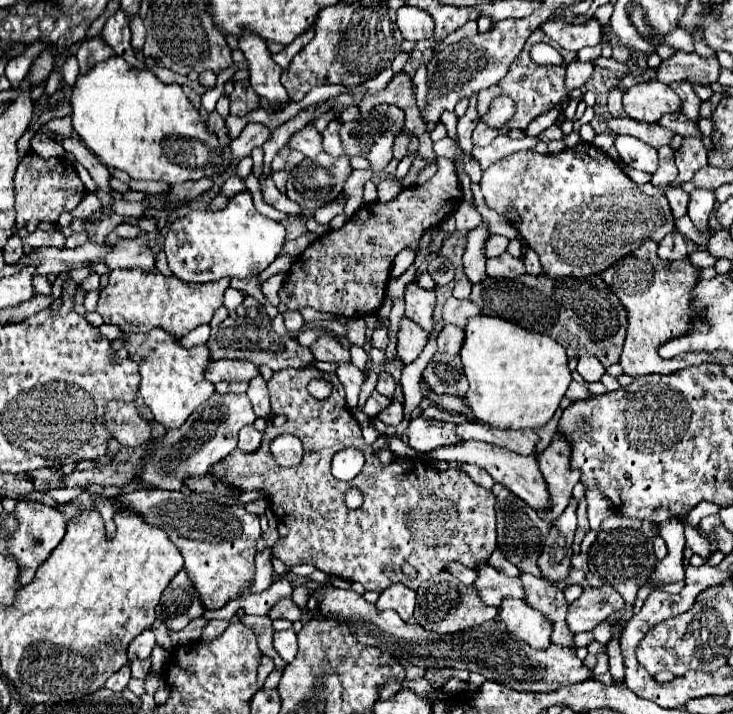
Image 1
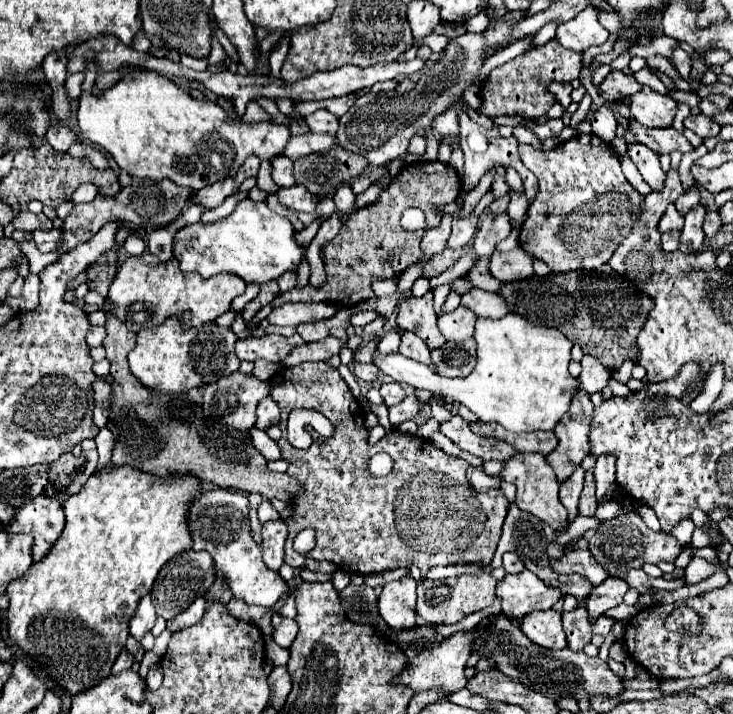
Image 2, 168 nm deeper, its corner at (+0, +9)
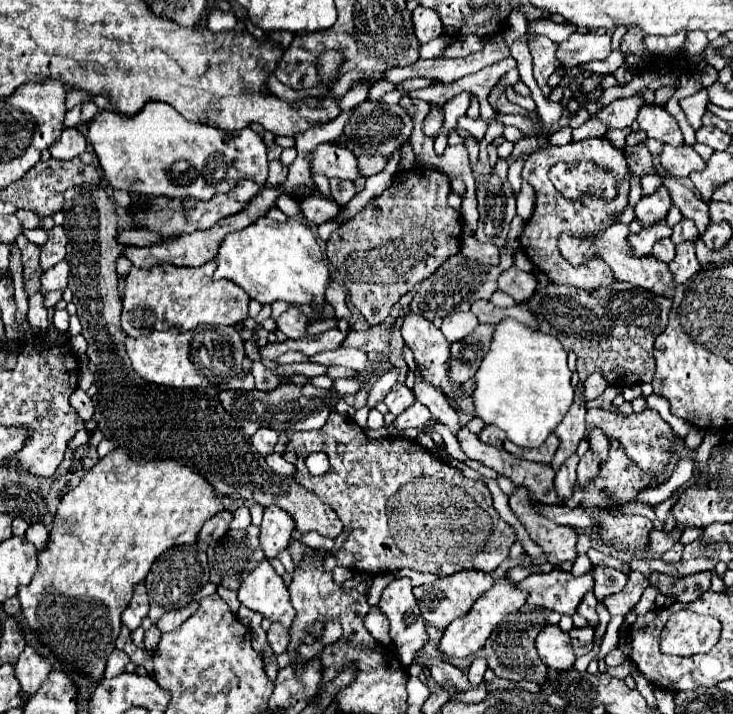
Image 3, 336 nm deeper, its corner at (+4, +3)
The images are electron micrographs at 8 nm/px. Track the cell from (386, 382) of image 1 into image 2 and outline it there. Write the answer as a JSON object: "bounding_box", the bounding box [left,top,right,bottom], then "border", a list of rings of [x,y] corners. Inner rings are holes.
{"bounding_box":[354,363,378,381],"border":[[[356,363],[354,367],[354,375],[362,381],[376,381],[378,379],[378,367],[376,365],[364,365],[364,363]]]}

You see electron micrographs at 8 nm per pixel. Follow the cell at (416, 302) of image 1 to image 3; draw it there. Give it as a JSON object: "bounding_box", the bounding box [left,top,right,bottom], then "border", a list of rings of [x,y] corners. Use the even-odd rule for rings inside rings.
{"bounding_box":[402,315,464,401],"border":[[[408,315],[402,327],[402,335],[406,345],[414,353],[414,361],[422,377],[430,385],[442,389],[448,401],[452,397],[464,399],[462,385],[450,385],[450,343],[442,335],[442,331],[436,329],[428,319],[422,319],[420,315]]]}

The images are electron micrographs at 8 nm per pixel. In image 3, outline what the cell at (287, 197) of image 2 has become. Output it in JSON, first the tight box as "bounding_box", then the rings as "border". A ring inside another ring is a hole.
{"bounding_box":[300,195,342,225],"border":[[[310,195],[300,203],[302,203],[302,215],[314,225],[322,225],[334,219],[342,209],[336,201],[330,201],[328,197],[320,197],[320,195]]]}

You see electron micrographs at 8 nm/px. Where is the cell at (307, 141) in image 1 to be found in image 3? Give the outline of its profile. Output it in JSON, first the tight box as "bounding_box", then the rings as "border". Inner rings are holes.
{"bounding_box":[88,103,268,201],"border":[[[146,103],[144,109],[134,117],[124,117],[118,113],[100,113],[88,125],[88,139],[100,161],[100,169],[106,181],[114,189],[124,189],[128,193],[164,195],[164,197],[196,197],[202,201],[212,199],[216,193],[232,191],[240,179],[252,179],[260,185],[268,179],[268,159],[266,145],[260,135],[252,129],[242,129],[228,133],[202,123],[192,123],[184,119],[174,107],[166,103]]]}

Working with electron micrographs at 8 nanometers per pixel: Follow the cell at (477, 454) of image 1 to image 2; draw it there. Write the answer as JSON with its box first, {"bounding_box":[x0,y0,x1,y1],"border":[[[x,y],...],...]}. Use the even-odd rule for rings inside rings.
{"bounding_box":[502,453,566,529],"border":[[[516,453],[502,467],[502,479],[516,485],[516,505],[522,511],[530,511],[532,515],[546,521],[552,529],[566,529],[566,509],[558,501],[558,481],[552,467],[546,463],[540,453]]]}

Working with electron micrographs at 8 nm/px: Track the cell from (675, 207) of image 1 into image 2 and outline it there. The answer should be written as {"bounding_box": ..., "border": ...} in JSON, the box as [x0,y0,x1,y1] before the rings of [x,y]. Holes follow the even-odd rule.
{"bounding_box":[674,183,702,215],"border":[[[694,183],[688,191],[684,191],[684,193],[676,199],[676,203],[674,203],[674,205],[676,205],[676,209],[684,215],[686,211],[690,211],[690,209],[700,201],[700,193],[702,193],[702,191],[700,191],[700,187]]]}

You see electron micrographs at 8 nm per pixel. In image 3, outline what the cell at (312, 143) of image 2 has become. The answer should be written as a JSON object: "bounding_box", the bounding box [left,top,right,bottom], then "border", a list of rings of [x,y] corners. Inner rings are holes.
{"bounding_box":[310,143,358,181],"border":[[[322,143],[318,149],[312,153],[310,159],[310,169],[314,173],[322,173],[328,179],[340,177],[348,181],[356,181],[358,175],[358,159],[348,151],[332,143]]]}

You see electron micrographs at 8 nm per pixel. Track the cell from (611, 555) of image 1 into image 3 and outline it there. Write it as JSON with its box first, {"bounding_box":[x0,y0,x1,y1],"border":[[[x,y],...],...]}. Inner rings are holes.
{"bounding_box":[648,529,682,555],"border":[[[652,529],[650,531],[650,545],[648,545],[648,551],[652,553],[652,555],[662,555],[662,553],[666,553],[668,549],[672,549],[674,547],[674,543],[676,541],[680,541],[680,535],[682,535],[682,531],[656,531],[656,529]]]}

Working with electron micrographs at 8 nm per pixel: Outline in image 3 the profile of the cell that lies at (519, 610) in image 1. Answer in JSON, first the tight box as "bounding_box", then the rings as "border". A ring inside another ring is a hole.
{"bounding_box":[536,627,576,671],"border":[[[546,627],[544,631],[540,631],[536,647],[538,655],[542,655],[550,669],[568,671],[574,667],[576,655],[570,645],[570,635],[564,633],[560,627]]]}

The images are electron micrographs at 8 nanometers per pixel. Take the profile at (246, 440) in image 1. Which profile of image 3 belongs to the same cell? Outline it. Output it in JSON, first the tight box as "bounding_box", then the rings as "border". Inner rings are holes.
{"bounding_box":[266,453,296,477],"border":[[[278,453],[268,455],[268,457],[266,457],[266,463],[268,463],[268,467],[270,467],[274,473],[278,473],[278,475],[286,475],[286,477],[294,477],[296,467],[294,467],[292,463],[288,463],[282,455],[278,455]]]}

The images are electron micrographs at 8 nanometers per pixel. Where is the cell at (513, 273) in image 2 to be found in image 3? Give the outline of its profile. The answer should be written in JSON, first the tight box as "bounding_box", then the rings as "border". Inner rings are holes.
{"bounding_box":[498,267,538,303],"border":[[[516,267],[504,271],[498,279],[500,291],[508,293],[516,303],[524,303],[538,289],[538,281],[532,273],[524,273]]]}

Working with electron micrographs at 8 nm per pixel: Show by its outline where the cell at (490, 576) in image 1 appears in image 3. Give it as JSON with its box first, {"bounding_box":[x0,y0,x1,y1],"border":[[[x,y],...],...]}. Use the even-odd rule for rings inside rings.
{"bounding_box":[520,569,594,615],"border":[[[554,569],[550,573],[540,573],[524,579],[520,587],[530,591],[530,605],[546,607],[558,611],[560,615],[574,615],[584,595],[594,589],[594,573],[590,569],[582,577],[574,577],[568,571]]]}

